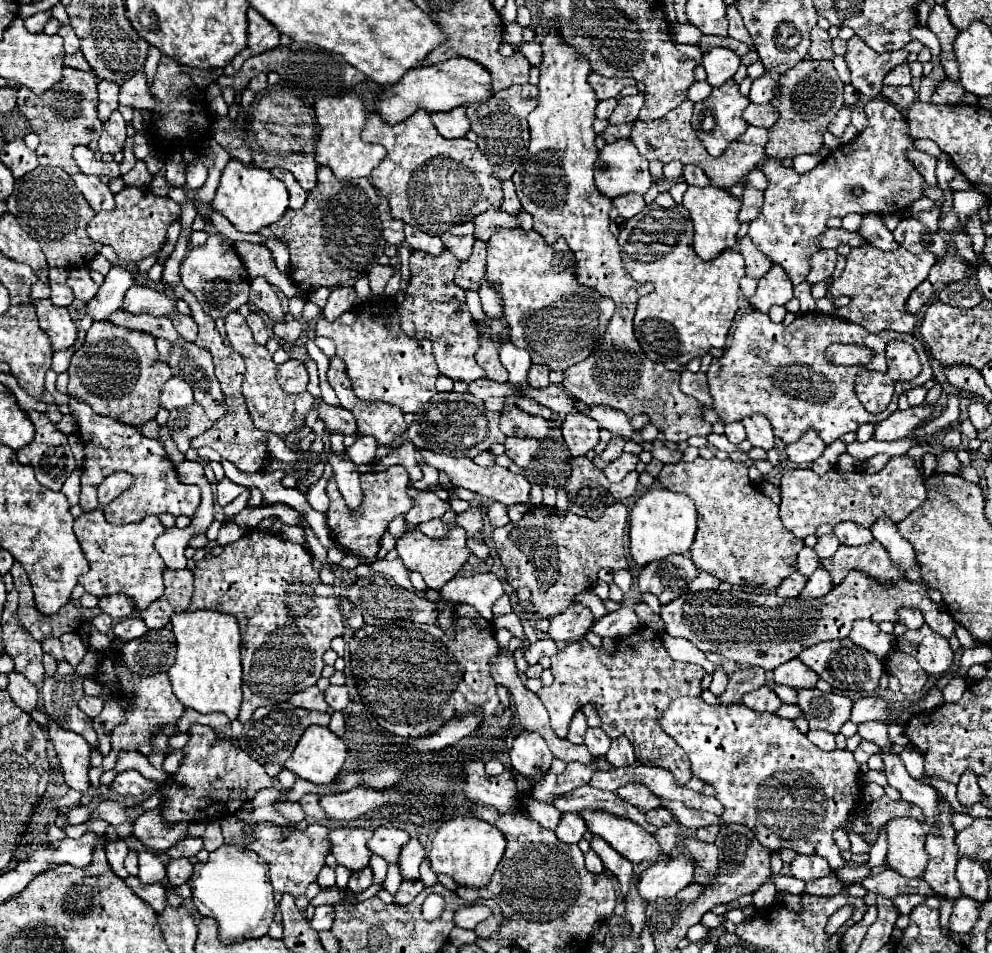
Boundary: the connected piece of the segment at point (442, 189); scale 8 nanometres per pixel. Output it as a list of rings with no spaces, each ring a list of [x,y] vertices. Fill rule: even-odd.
[[[417,110],[399,124],[385,122],[379,112],[369,112],[361,138],[383,144],[387,156],[371,172],[371,182],[389,200],[393,218],[419,226],[429,234],[443,234],[451,224],[463,224],[503,202],[503,184],[493,176],[493,166],[467,138],[445,140],[433,126],[427,110]]]

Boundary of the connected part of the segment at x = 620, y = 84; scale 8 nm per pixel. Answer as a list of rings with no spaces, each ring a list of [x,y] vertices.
[[[591,72],[589,84],[597,92],[597,98],[603,100],[603,98],[615,98],[627,86],[637,86],[637,80],[635,78],[603,78]]]

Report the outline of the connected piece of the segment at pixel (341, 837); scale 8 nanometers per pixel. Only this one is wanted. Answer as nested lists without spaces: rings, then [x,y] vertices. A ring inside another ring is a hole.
[[[335,828],[329,832],[331,854],[335,856],[337,864],[353,872],[369,864],[371,858],[371,850],[367,848],[369,840],[371,830],[367,828]]]

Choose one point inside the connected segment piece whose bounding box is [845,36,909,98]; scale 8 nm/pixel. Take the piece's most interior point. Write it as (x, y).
(868, 68)

